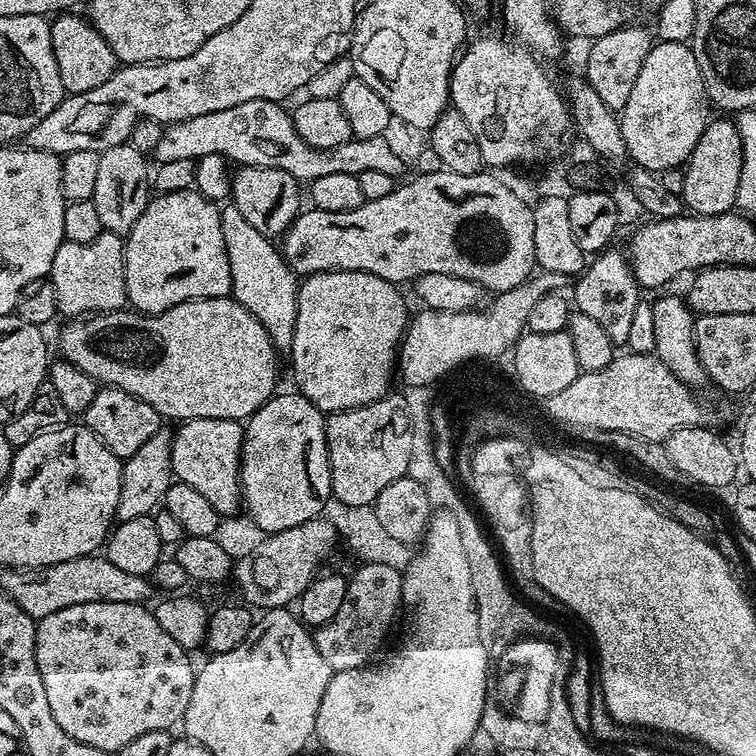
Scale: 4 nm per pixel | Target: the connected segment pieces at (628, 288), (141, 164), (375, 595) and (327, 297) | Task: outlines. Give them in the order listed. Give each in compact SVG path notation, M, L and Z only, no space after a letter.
M605 250L595 257L596 260L587 265L584 271L580 273L576 284L576 300L574 296L574 304L579 312L586 314L589 318L594 318L594 322L598 322L598 326L602 326L602 330L606 330L606 338L610 338L613 346L627 345L630 338L630 325L634 319L634 306L638 306L642 302L642 289L636 283L636 275L632 273L632 265L628 263L628 257L623 251L612 252L613 250Z
M130 142L110 146L110 150L100 153L98 179L91 200L102 218L104 231L127 237L134 222L142 218L142 210L146 210L150 199L150 164L148 168L144 160L147 160L145 153Z
M377 562L361 563L358 568L353 576L347 577L348 589L342 610L314 632L318 654L322 654L333 673L365 667L371 661L368 659L383 646L396 615L402 612L402 572Z
M316 272L312 276L303 277L299 281L296 289L296 297L298 298L298 314L294 322L294 338L290 355L292 355L292 372L296 375L295 387L300 395L304 396L310 402L314 402L314 406L318 406L320 411L325 414L341 412L342 410L350 410L358 406L366 406L375 400L381 400L389 395L392 384L392 376L394 380L394 369L398 364L398 349L400 341L404 339L404 334L408 330L410 323L410 312L404 309L404 300L400 297L401 289L397 285L391 284L388 280L378 278L369 272Z

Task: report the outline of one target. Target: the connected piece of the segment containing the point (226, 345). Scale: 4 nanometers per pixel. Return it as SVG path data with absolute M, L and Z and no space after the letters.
M231 295L219 296L218 298L206 298L205 300L187 300L170 310L160 312L156 316L146 316L143 312L135 310L121 310L118 312L102 312L89 315L87 318L72 318L67 321L68 324L60 332L60 352L59 355L70 361L78 370L86 370L90 378L96 380L97 385L126 390L126 394L134 394L142 398L150 406L154 406L156 413L165 421L176 420L183 422L185 420L197 420L198 418L222 418L223 420L247 421L248 417L253 416L264 403L271 398L277 391L276 388L276 356L278 350L273 346L270 334L246 310L237 300L232 299Z

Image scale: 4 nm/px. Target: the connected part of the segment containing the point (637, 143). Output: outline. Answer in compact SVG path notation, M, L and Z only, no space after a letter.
M660 40L653 43L650 54L646 54L646 62L642 62L642 71L634 81L634 90L626 101L626 106L618 114L622 142L626 142L627 159L635 167L645 168L657 174L687 165L694 146L698 146L698 138L702 138L702 130L706 130L710 119L710 101L708 91L702 82L702 70L698 70L698 58L694 58L688 44L666 42Z

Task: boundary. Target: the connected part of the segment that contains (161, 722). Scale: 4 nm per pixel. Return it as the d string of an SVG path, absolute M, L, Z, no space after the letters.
M85 602L82 605L67 606L57 613L48 614L38 620L36 626L36 661L38 662L38 674L42 674L42 686L46 690L46 699L50 702L50 710L54 713L58 726L70 734L78 742L86 742L86 746L94 746L105 754L114 754L122 750L122 746L134 742L134 738L142 734L150 734L150 730L162 730L167 732L175 729L183 721L186 714L186 706L190 706L190 690L194 690L197 669L192 668L192 660L189 653L162 626L158 626L158 618L151 607L141 604L127 604L126 602Z

